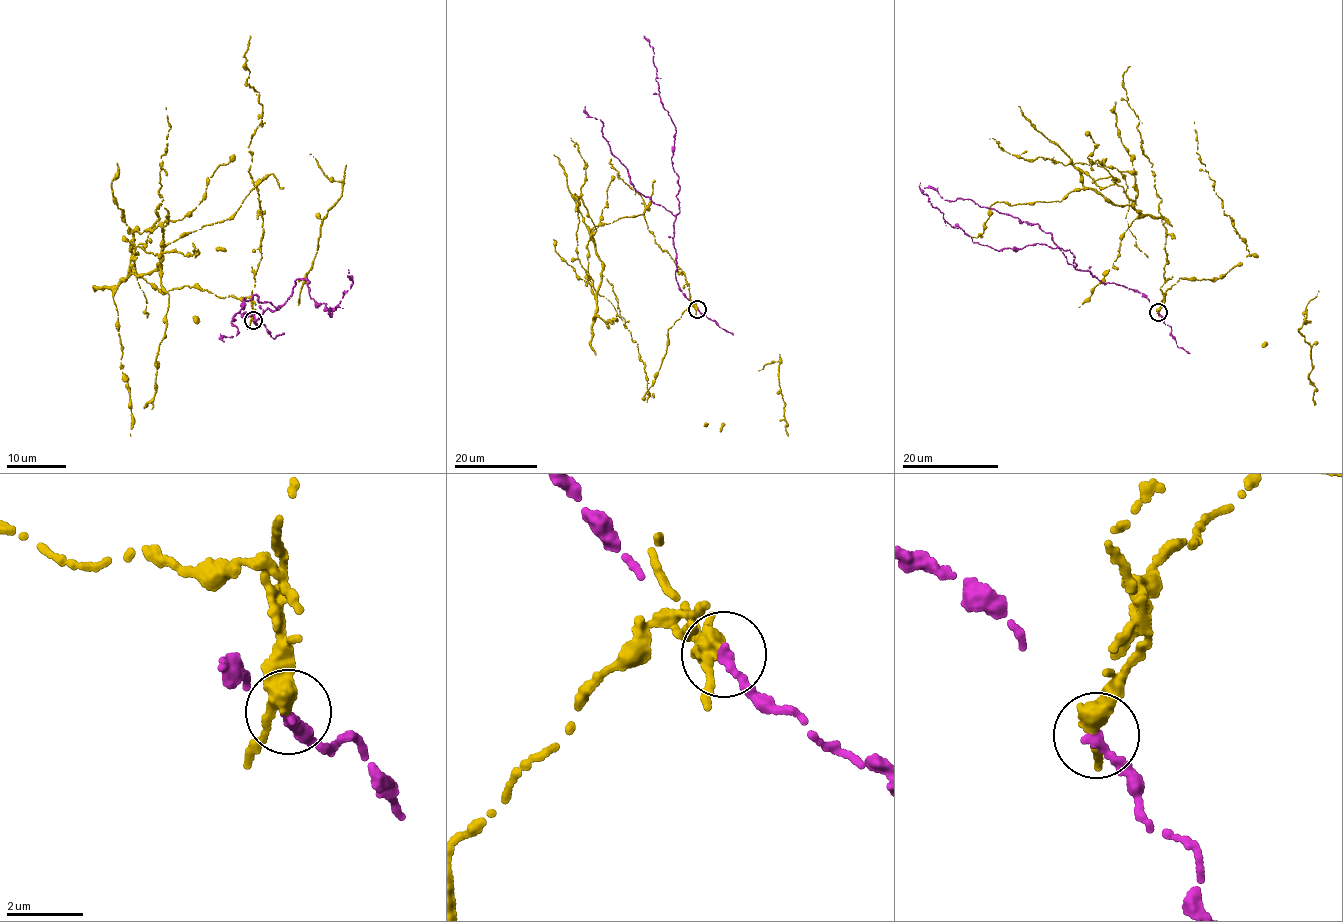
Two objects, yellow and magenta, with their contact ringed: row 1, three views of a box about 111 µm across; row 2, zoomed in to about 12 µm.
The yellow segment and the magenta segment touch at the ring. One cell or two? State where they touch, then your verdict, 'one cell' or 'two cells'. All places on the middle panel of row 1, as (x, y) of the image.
place (697, 309); two cells

